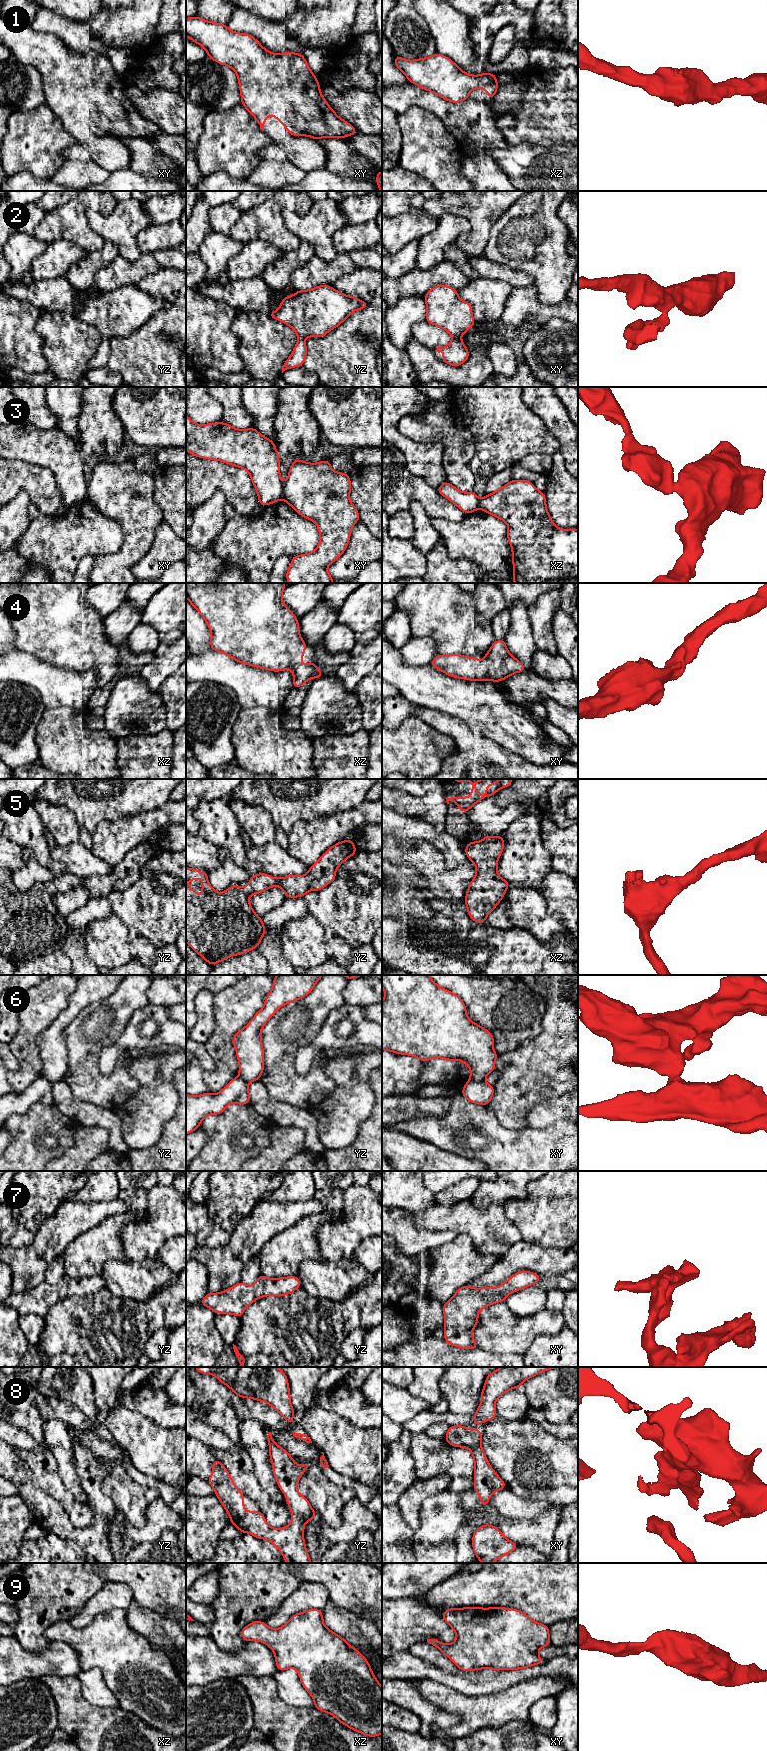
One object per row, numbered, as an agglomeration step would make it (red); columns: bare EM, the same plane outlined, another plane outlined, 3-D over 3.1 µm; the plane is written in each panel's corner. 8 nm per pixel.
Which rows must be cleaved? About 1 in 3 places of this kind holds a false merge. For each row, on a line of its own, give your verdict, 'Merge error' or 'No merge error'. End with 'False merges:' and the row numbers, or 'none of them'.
1: No merge error
2: Merge error
3: Merge error
4: No merge error
5: No merge error
6: Merge error
7: No merge error
8: No merge error
9: No merge error
False merges: 2, 3, 6

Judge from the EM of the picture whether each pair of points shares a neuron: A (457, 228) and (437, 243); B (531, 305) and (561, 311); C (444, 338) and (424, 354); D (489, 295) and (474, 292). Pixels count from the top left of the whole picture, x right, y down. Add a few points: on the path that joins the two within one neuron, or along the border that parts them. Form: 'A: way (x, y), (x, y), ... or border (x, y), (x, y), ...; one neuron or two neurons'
A: way (452, 228), (442, 238); one neuron
B: way (538, 311), (554, 311); one neuron
C: border (412, 336), (432, 351); two neurons
D: way (485, 295), (478, 292); one neuron

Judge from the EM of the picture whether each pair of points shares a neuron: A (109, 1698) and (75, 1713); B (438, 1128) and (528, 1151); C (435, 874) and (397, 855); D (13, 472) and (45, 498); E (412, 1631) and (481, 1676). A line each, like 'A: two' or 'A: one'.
A: two
B: one
C: one
D: one
E: two

